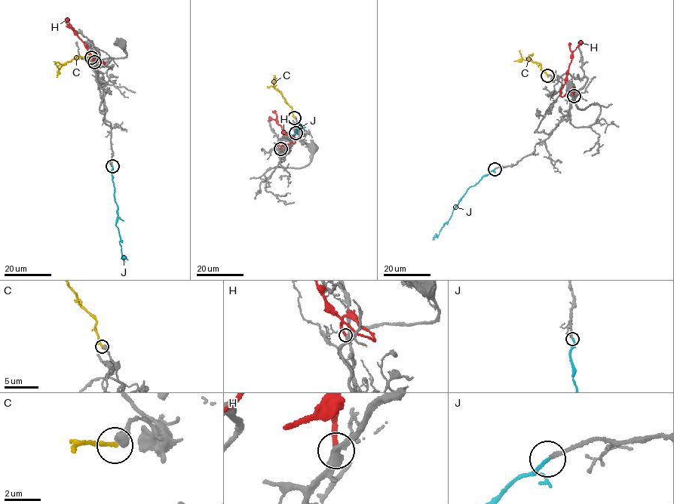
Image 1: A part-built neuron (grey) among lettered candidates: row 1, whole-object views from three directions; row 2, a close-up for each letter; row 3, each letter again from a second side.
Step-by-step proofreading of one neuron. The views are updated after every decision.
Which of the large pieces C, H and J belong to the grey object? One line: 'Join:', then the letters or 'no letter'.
Join: J

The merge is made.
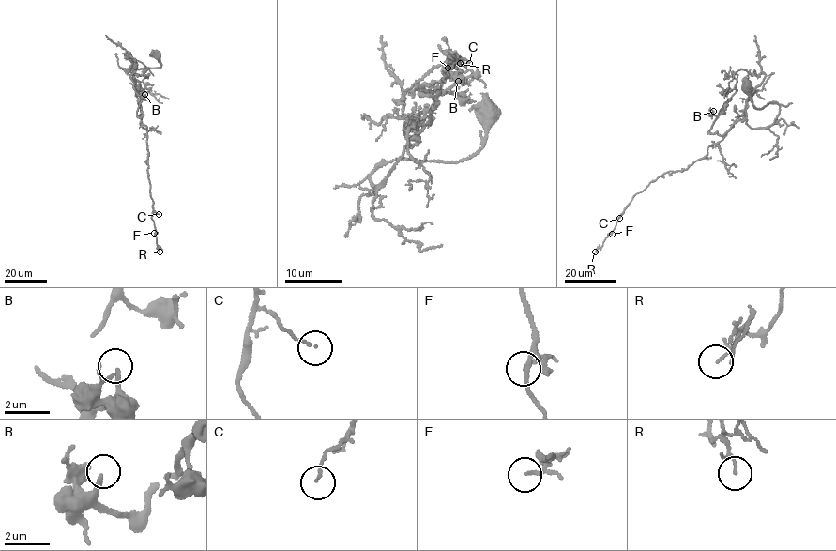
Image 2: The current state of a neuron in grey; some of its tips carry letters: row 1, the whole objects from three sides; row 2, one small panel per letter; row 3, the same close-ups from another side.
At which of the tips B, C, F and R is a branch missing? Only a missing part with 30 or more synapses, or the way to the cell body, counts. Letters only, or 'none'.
B

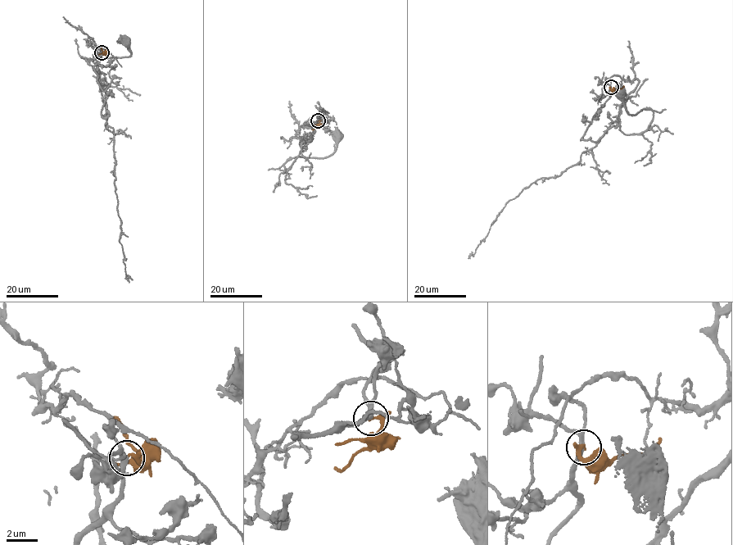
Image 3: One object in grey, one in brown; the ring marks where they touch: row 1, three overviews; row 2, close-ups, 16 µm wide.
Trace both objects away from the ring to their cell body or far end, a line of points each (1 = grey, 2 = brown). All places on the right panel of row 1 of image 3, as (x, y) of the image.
1: (611, 87), (612, 76), (637, 79), (617, 120), (622, 133), (642, 133), (653, 111), (627, 113), (620, 93)
2: (611, 87), (622, 88), (623, 85)

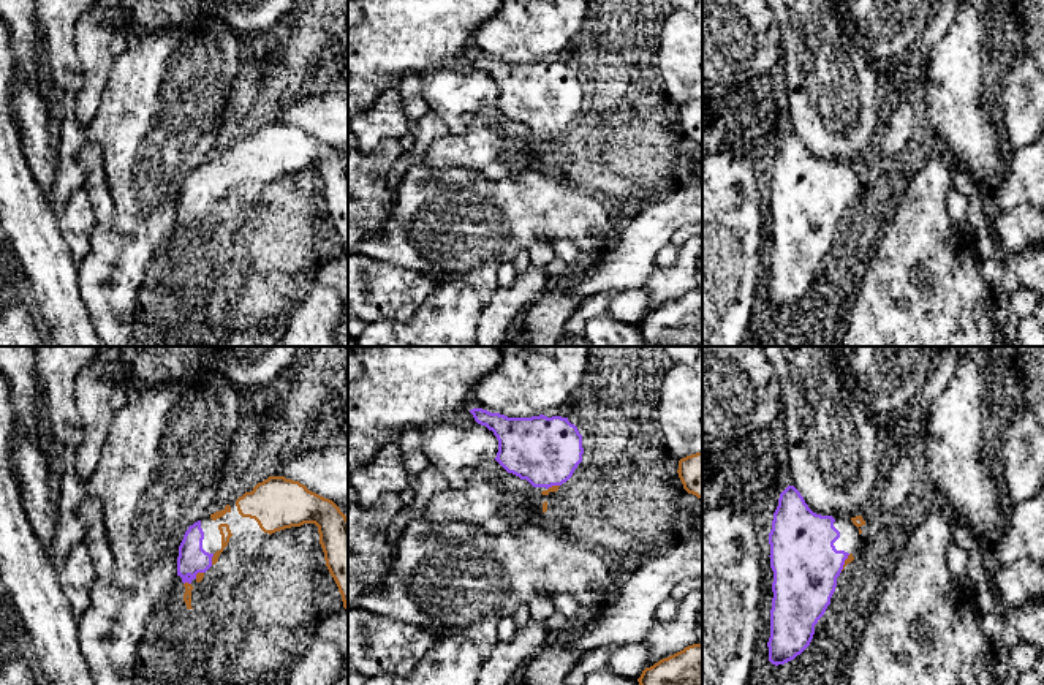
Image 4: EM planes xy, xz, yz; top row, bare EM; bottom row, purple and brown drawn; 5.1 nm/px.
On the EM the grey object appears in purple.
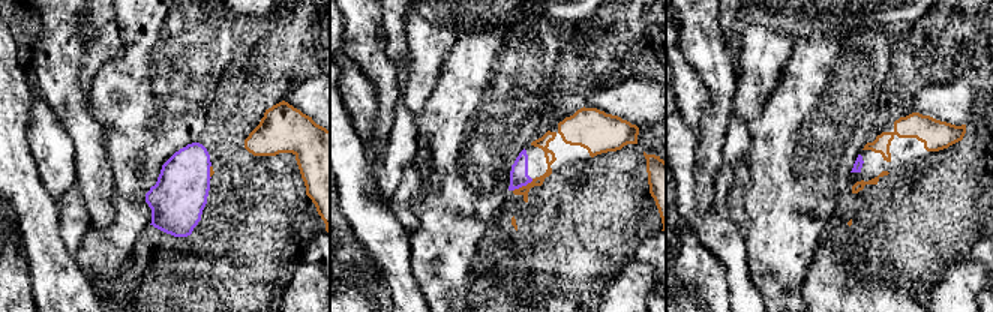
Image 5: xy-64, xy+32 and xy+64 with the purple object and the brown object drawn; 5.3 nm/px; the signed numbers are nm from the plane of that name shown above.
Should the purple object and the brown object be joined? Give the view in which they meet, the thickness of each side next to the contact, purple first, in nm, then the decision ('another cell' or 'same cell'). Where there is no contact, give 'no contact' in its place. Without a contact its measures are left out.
xy | 150/60 nm | same cell

